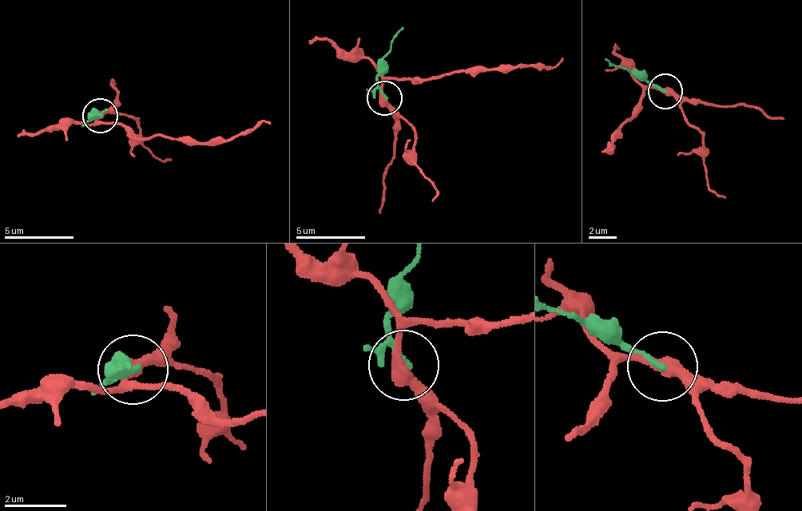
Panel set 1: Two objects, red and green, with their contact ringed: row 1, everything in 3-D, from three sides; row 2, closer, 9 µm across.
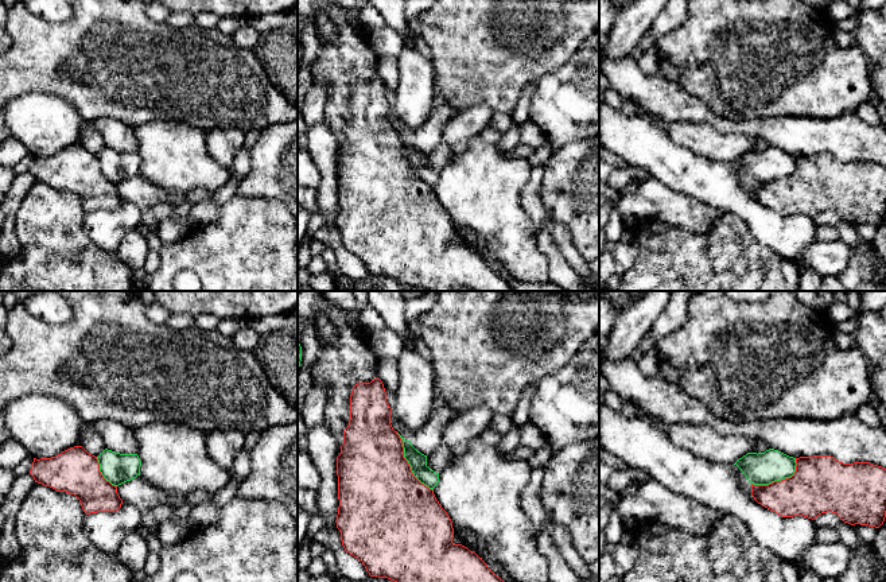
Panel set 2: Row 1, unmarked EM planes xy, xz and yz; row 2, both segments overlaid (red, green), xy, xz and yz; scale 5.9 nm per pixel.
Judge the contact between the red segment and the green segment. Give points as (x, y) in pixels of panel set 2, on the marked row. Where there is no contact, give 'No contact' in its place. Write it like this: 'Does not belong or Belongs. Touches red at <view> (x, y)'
Does not belong. Touches red at xz (408, 464)

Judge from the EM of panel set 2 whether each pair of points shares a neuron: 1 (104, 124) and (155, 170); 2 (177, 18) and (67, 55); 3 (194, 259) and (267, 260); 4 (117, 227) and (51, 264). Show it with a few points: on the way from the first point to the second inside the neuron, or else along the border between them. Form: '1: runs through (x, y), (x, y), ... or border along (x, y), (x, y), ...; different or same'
1: border along (133, 130), (136, 151); different
2: border along (164, 22), (173, 26), (194, 24); different
3: runs through (212, 259), (249, 260); same
4: border along (85, 213), (84, 232), (103, 249), (115, 252); different

